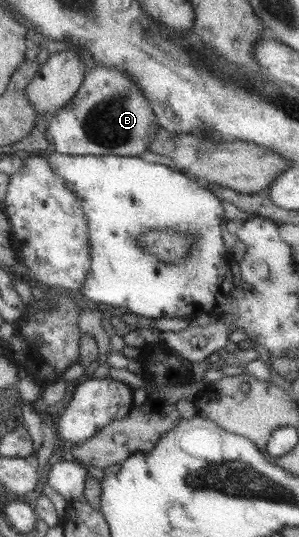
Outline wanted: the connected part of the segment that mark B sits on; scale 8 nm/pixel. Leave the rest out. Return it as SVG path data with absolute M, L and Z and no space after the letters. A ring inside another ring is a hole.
M95 65L89 70L72 99L55 113L55 117L48 117L44 137L49 145L49 151L66 155L142 155L148 149L148 143L156 135L158 123L156 116L146 102L142 90L138 88L132 78L116 70L112 66Z

